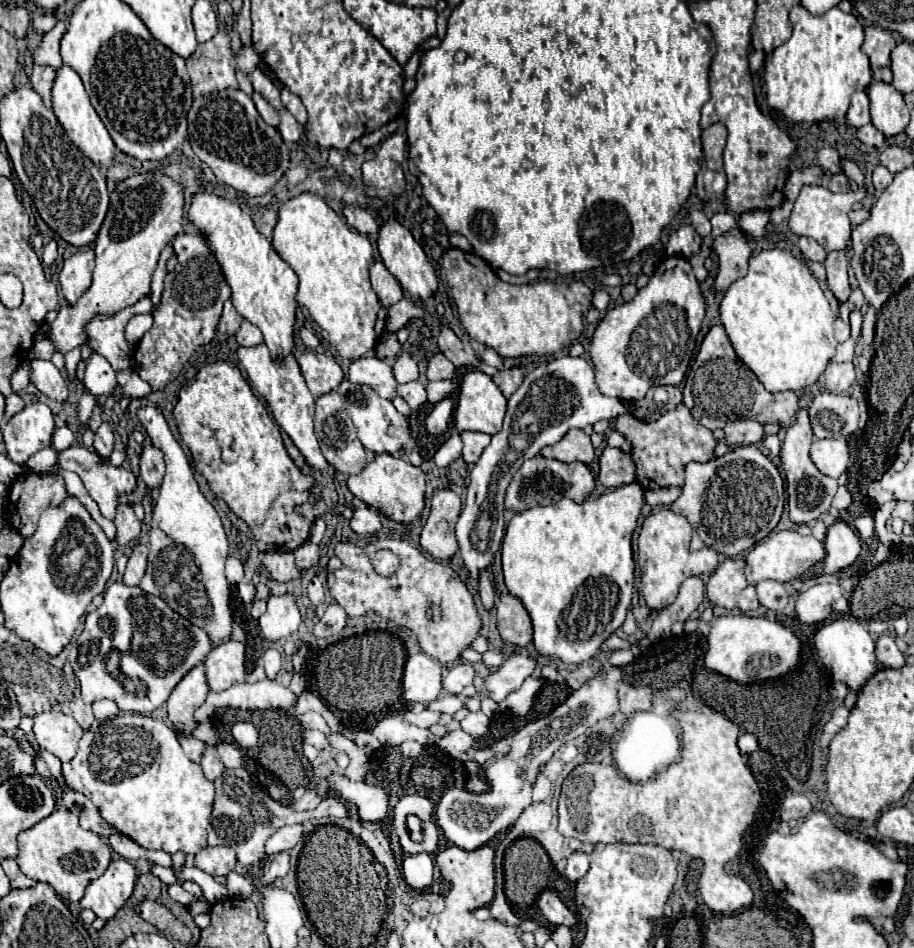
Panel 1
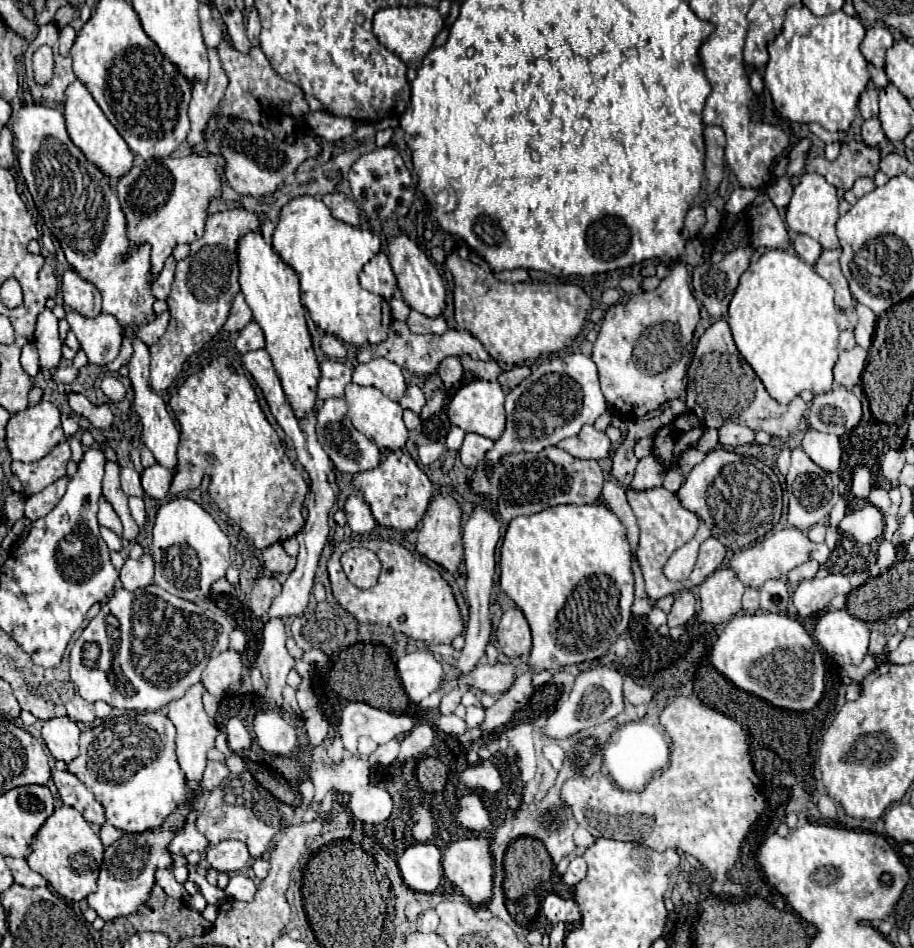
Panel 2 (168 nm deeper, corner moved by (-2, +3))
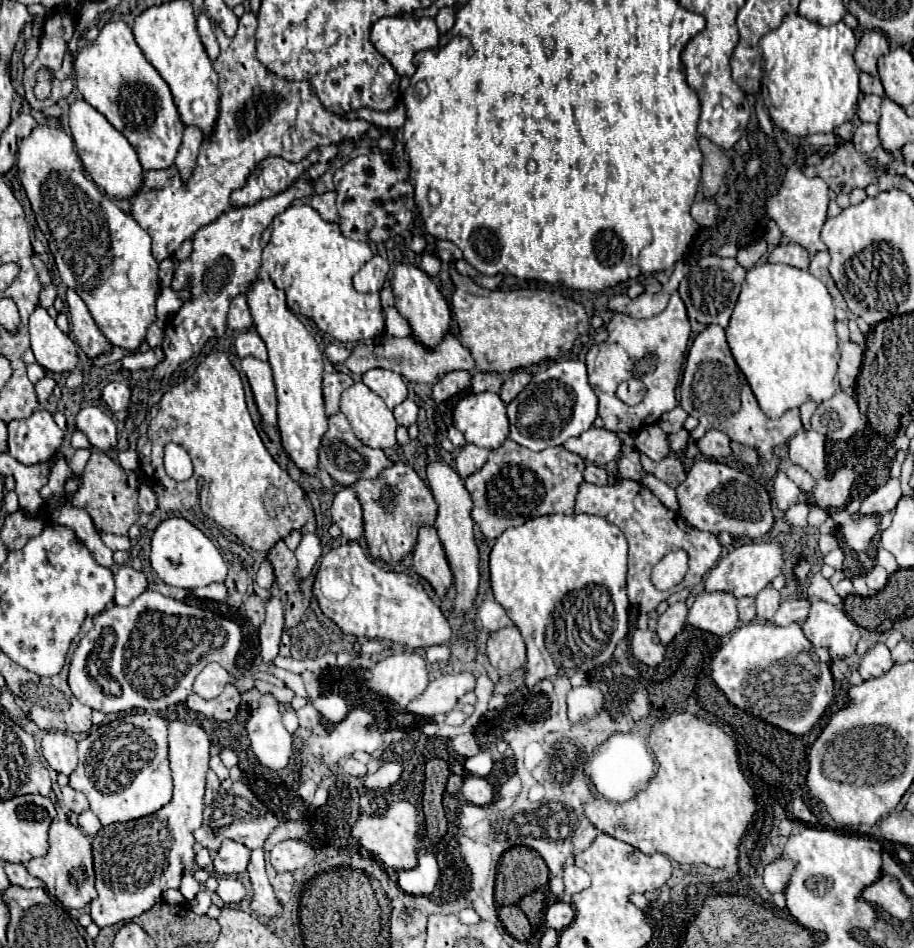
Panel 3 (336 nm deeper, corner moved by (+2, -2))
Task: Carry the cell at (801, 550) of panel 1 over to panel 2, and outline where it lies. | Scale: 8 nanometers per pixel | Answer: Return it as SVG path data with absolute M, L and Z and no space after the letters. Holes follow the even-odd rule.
M785 528L785 530L777 530L777 532L769 534L769 538L763 538L757 544L751 544L751 546L735 552L727 566L743 582L743 586L761 588L767 580L785 578L789 570L793 570L795 566L801 566L809 560L817 560L817 562L825 564L830 554L831 550L827 548L827 544L813 544L801 530Z

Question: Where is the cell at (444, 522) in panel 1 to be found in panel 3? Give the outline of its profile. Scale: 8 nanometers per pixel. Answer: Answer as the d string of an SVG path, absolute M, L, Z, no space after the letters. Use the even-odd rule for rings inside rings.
M423 525L419 529L419 539L413 551L413 569L433 585L441 599L445 597L453 583L453 573L445 549L437 537L437 529L431 525Z

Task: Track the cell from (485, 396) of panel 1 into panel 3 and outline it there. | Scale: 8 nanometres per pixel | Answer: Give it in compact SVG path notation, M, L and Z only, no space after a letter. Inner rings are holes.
M489 391L465 395L453 411L453 425L469 443L485 449L501 447L509 435L505 403Z

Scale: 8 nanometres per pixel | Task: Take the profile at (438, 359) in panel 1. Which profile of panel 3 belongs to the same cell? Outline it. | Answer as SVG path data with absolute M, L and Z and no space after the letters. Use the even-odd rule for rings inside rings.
M451 371L433 385L433 401L441 403L467 387L469 387L469 373L467 371Z

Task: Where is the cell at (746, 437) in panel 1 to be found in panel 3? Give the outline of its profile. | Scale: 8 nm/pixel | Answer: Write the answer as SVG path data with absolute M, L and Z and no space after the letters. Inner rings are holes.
M717 429L707 431L697 441L697 445L699 445L701 453L705 457L711 457L711 459L721 459L721 457L729 457L731 455L731 439L723 431L717 431Z

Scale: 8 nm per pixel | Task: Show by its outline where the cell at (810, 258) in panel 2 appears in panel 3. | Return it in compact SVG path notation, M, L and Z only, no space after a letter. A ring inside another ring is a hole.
M789 243L789 245L777 245L771 253L769 253L769 263L785 263L785 265L793 265L797 269L809 269L809 251L805 251L805 247L797 245L797 243Z

